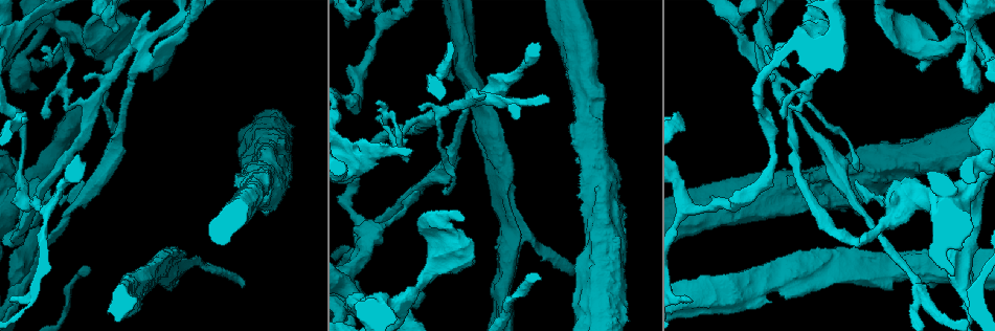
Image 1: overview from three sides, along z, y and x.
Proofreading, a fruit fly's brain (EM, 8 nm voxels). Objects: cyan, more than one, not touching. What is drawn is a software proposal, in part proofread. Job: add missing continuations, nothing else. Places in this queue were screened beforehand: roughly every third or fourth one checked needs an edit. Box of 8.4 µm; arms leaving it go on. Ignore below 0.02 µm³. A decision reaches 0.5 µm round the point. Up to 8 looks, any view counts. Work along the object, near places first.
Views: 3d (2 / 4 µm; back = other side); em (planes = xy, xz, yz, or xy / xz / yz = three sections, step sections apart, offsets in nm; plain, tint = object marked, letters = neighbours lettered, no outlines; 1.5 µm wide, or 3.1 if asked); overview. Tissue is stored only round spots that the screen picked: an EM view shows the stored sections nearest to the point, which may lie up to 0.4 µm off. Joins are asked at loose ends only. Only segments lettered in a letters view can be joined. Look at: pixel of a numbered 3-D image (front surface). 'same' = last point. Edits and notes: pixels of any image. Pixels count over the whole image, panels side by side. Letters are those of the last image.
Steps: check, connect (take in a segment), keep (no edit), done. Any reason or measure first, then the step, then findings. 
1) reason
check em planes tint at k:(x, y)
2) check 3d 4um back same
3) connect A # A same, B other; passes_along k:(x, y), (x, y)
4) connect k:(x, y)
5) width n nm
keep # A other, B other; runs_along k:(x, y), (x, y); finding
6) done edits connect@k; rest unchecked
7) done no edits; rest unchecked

free end
check 3d 4um at 1:(692, 301)

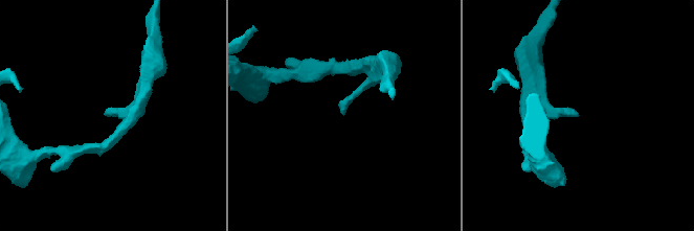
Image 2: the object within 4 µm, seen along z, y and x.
check em planes letters at 2:(108, 113)

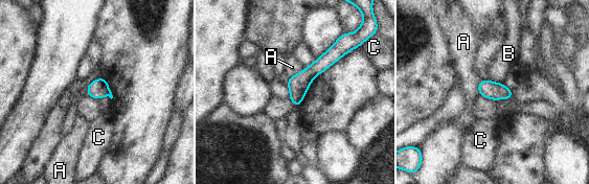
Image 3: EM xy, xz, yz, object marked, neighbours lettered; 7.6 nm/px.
keep # A other, B other, C other; none of them fits

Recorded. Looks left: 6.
tapers out
check em planes letters at 1:(380, 115)

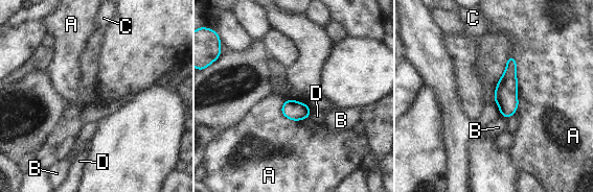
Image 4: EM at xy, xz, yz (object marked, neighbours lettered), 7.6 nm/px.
width 150 nm; longest_contact A 440 nm
keep # A other, B other, C other, D other; no lettered segment goes on from it

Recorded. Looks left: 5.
free end
check 3d 4um at 1:(929, 285)

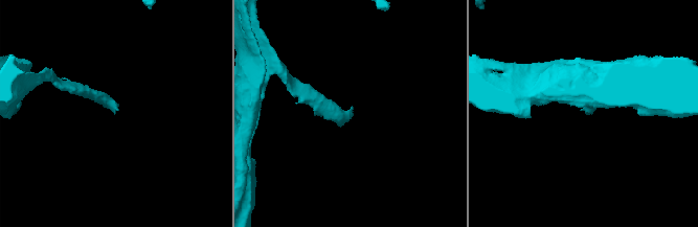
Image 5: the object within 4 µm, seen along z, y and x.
check em xy step 4 letters at 5:(116, 109)

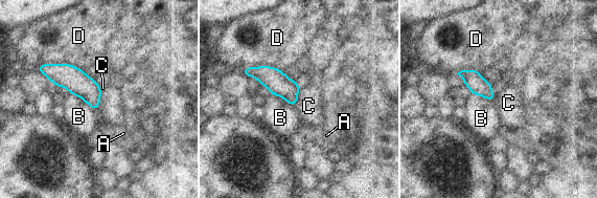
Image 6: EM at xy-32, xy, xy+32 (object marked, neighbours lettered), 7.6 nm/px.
keep # A other, B other, C other, D other; border 6:(69, 93), (78, 95), (95, 111); none of them fits

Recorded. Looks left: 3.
done no edits; rest unchecked

